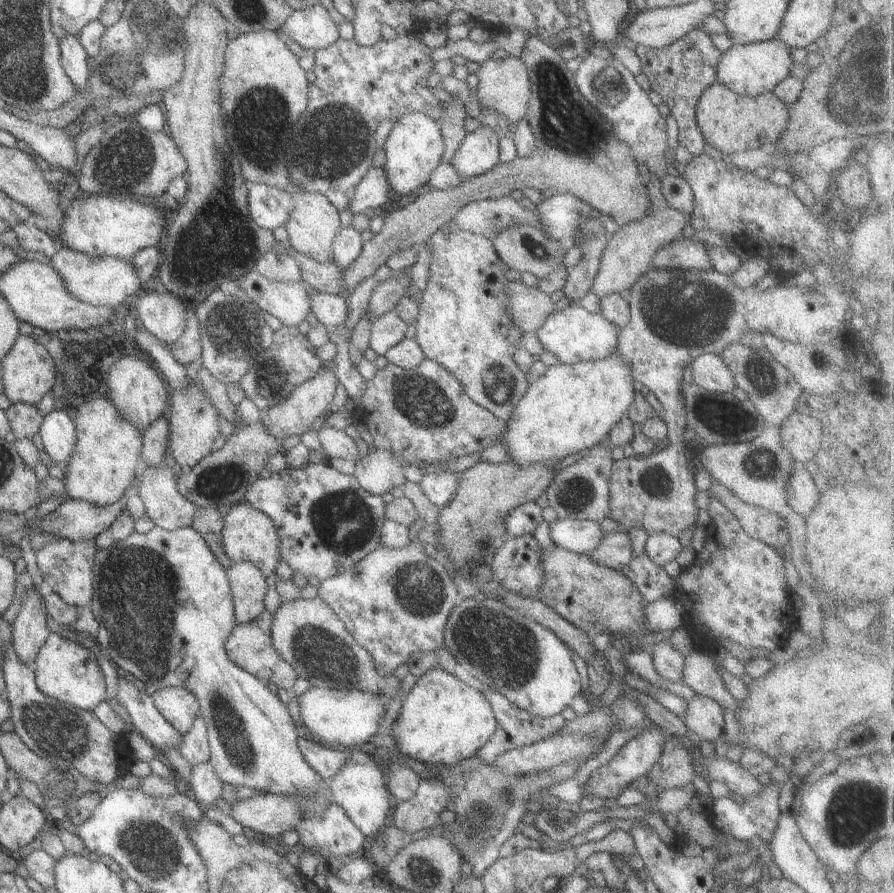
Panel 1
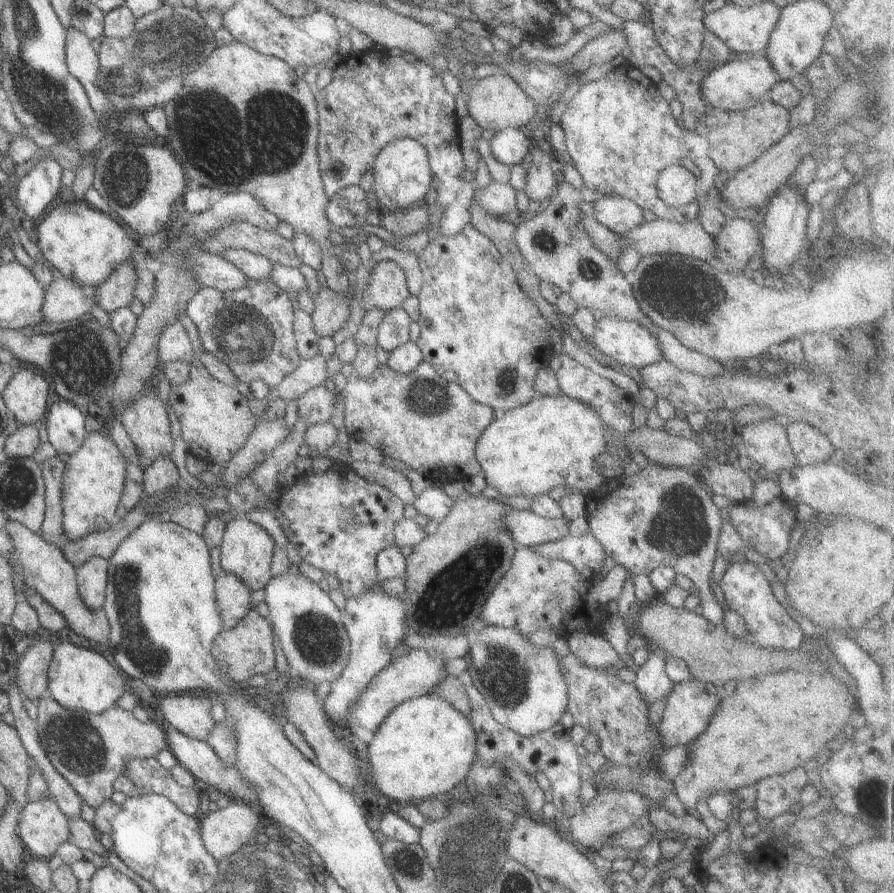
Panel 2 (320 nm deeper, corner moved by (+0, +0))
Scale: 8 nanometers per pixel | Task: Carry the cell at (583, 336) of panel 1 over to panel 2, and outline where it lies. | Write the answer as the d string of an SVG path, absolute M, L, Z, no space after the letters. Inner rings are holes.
M602 317L598 321L595 320L594 331L589 337L589 342L596 350L618 362L623 369L629 366L638 369L663 360L658 340L642 324L629 319Z

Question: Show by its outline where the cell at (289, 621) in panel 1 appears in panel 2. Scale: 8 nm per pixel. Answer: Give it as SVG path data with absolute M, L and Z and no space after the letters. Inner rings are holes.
M288 571L271 577L263 589L268 608L266 619L279 639L288 670L299 680L311 681L314 685L332 683L343 670L350 648L342 614L328 594L301 573Z

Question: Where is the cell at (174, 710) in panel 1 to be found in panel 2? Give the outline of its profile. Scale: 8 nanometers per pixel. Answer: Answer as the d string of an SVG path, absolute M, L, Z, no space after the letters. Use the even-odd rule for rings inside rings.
M171 693L156 702L164 725L189 738L205 741L214 727L210 715L212 702L205 696Z

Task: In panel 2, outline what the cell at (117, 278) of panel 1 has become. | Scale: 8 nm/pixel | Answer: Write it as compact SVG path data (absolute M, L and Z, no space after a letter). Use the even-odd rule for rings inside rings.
M57 276L44 288L43 302L41 303L41 314L47 322L65 322L67 320L83 319L88 316L89 310L96 303L94 288L82 287L74 280Z

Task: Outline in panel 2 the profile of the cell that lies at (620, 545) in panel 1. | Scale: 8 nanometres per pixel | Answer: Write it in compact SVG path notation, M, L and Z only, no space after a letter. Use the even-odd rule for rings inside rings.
M590 532L578 537L567 534L557 540L527 548L548 559L564 560L587 578L594 578L603 571L603 560L606 557L603 547Z

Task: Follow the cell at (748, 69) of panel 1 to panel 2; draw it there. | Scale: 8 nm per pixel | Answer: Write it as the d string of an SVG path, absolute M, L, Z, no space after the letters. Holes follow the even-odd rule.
M762 54L741 60L730 57L727 62L713 67L701 77L700 95L707 106L722 111L748 109L764 99L789 110L802 97L799 91L791 85L791 81L779 81L776 72Z

